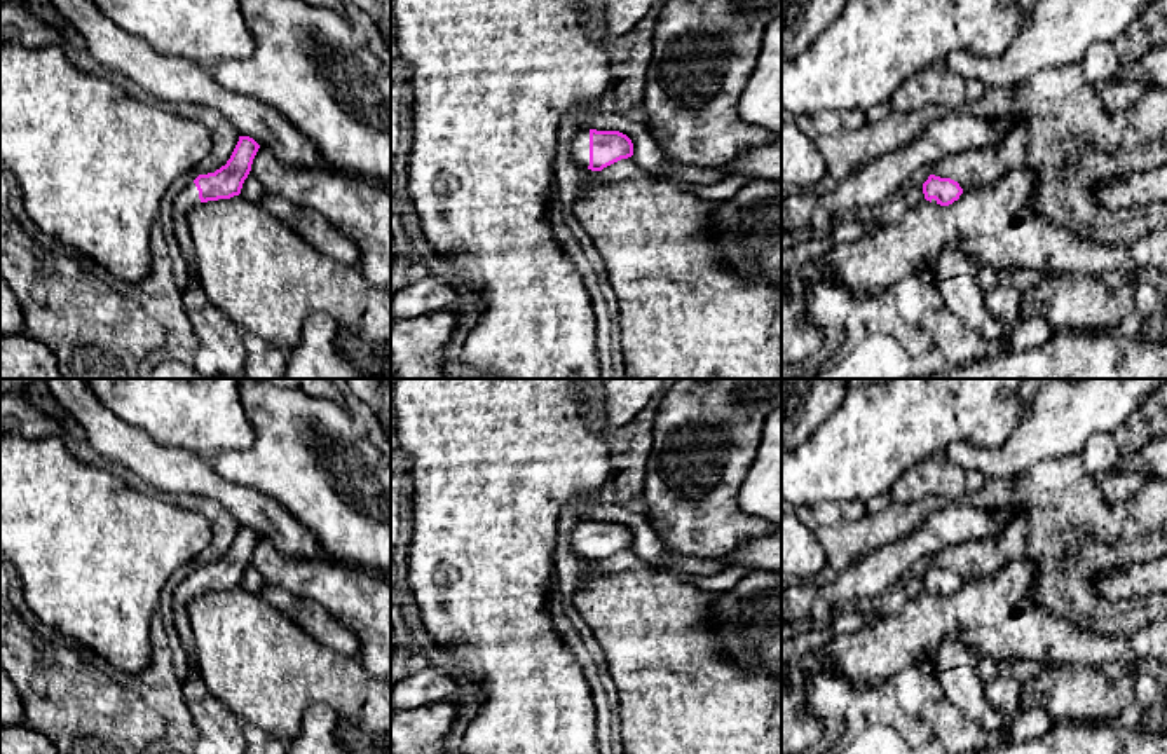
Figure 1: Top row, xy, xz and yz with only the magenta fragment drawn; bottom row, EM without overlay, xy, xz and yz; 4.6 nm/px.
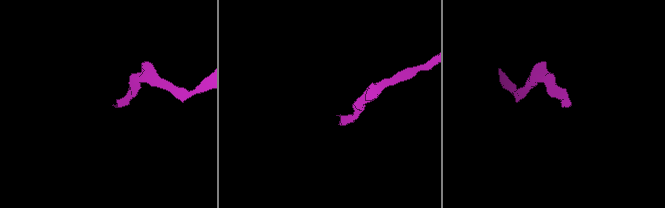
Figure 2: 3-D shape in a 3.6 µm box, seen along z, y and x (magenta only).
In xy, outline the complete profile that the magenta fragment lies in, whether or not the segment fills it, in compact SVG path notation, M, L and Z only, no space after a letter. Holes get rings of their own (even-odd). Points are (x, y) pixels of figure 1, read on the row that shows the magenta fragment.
M239 136L239 141L225 166L215 173L199 175L187 185L174 201L174 236L185 257L188 276L199 276L197 255L190 239L187 215L208 201L230 199L241 194L242 183L251 171L253 159L260 145L249 136Z

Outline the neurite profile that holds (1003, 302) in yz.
M994 286L984 291L986 311L1001 323L1015 323L1020 318L1022 291L1015 286Z

